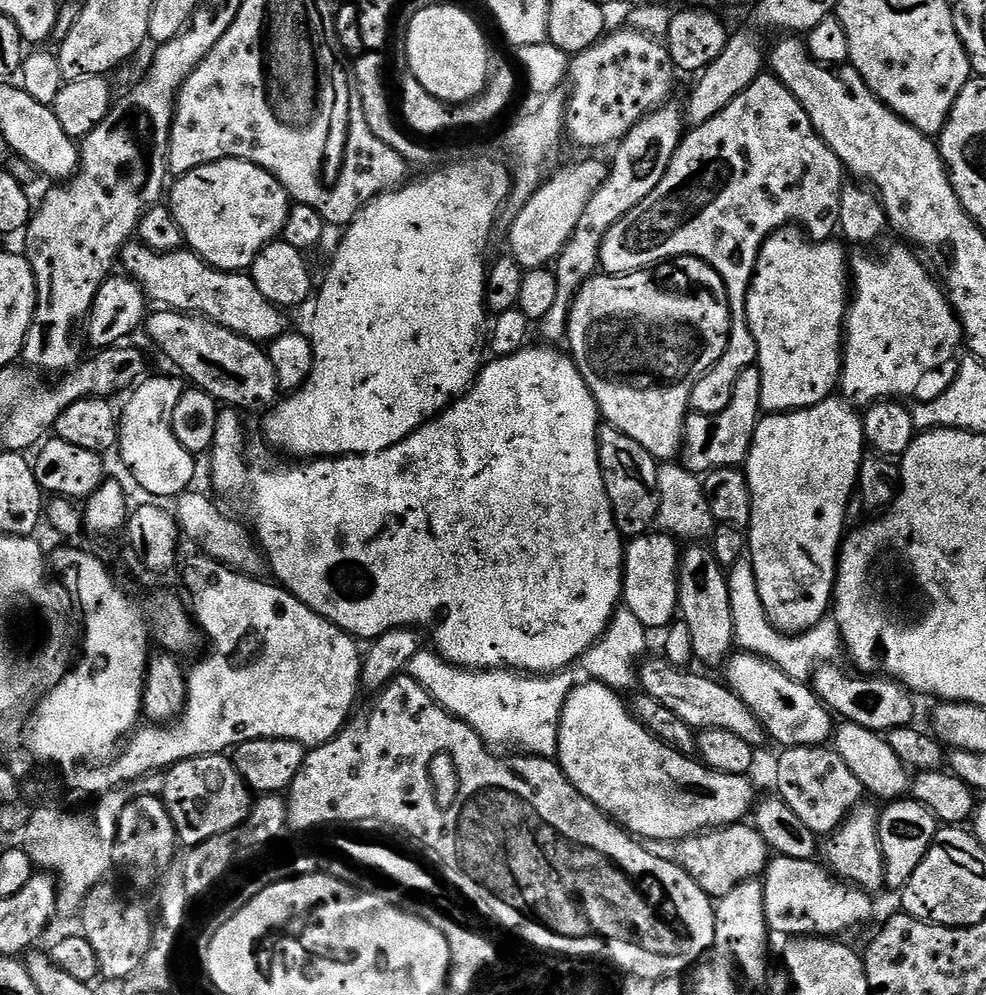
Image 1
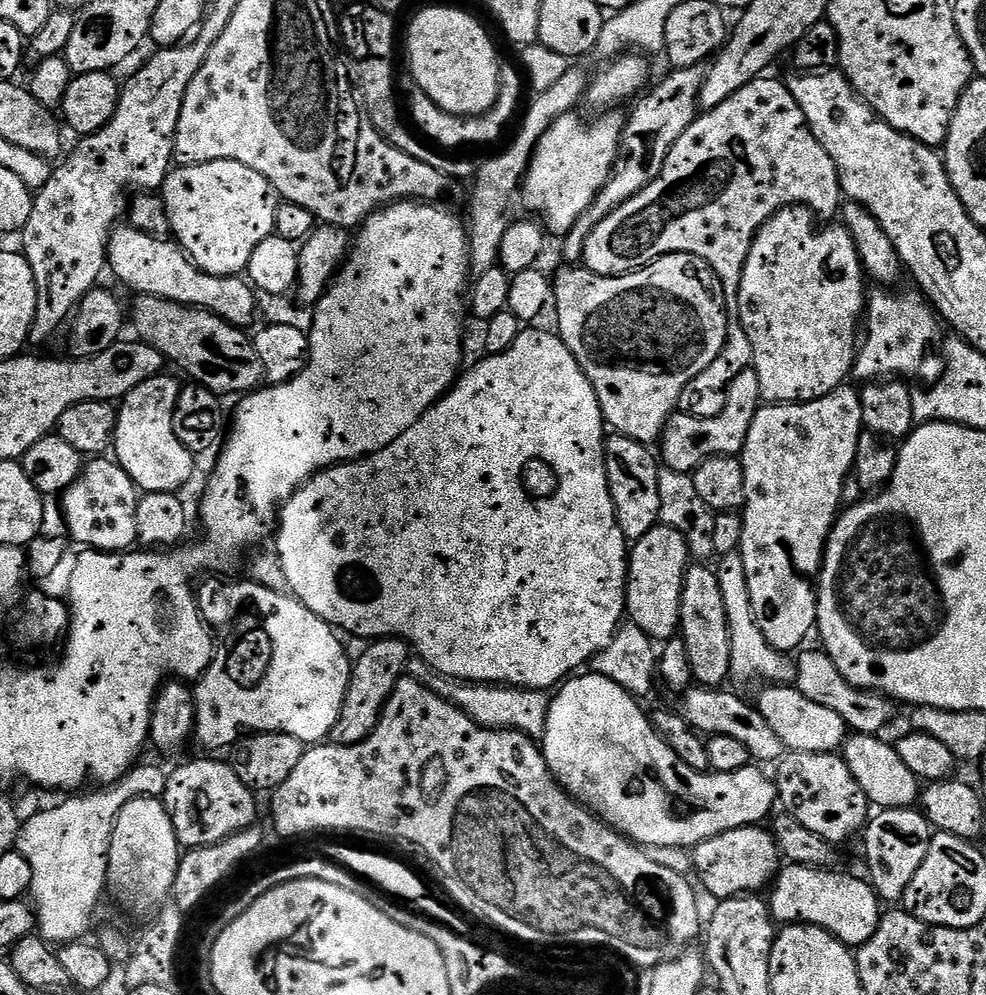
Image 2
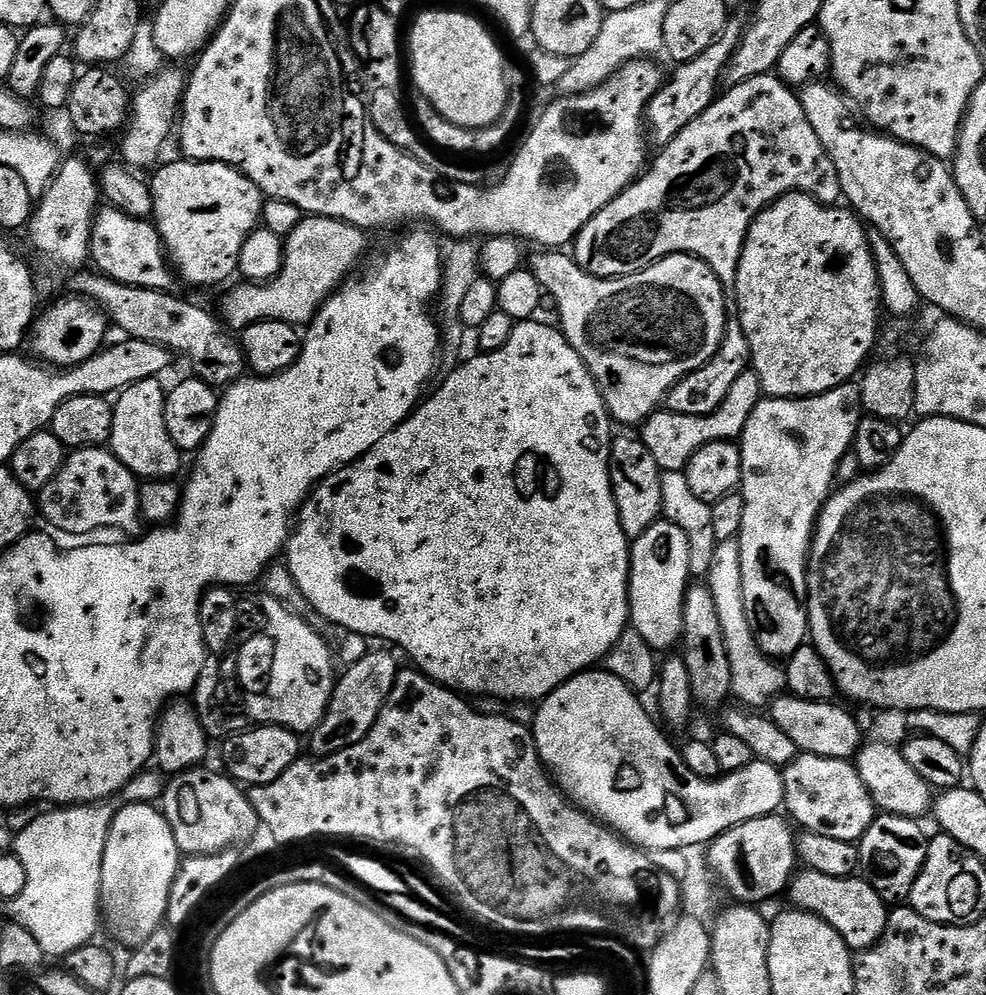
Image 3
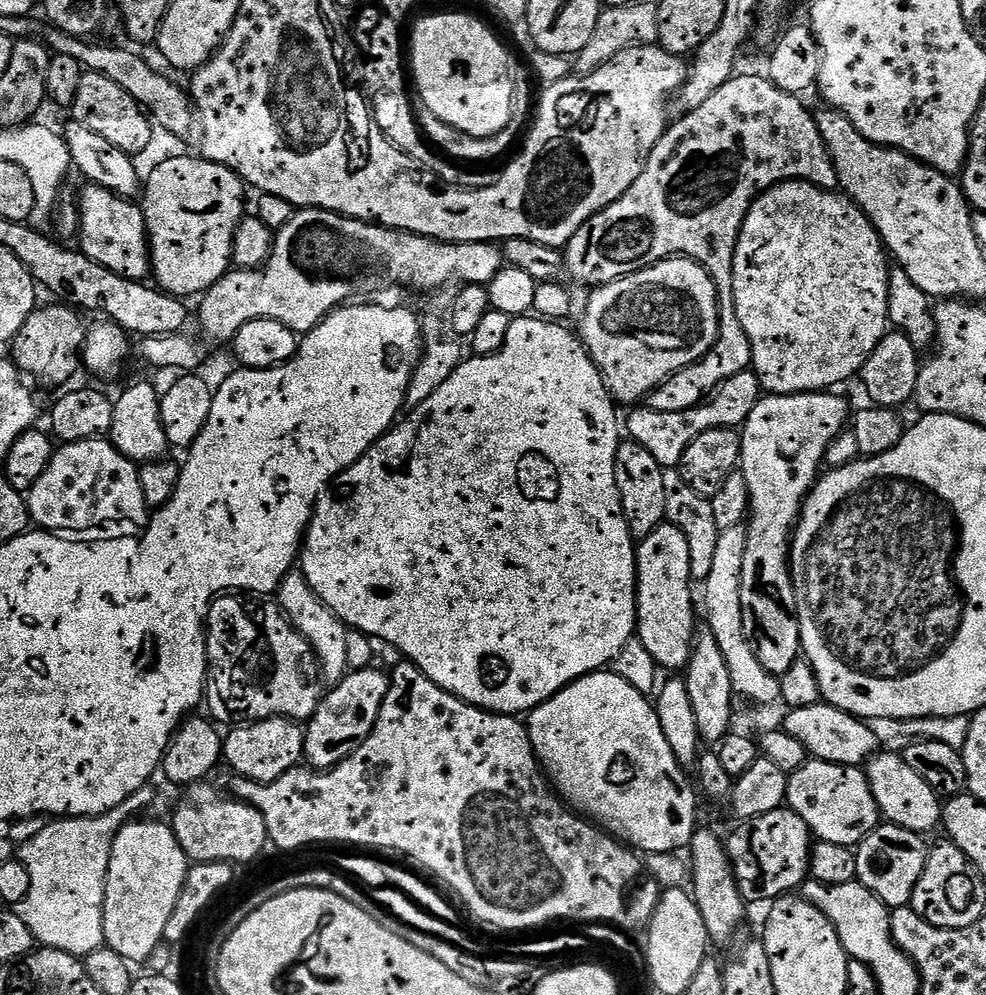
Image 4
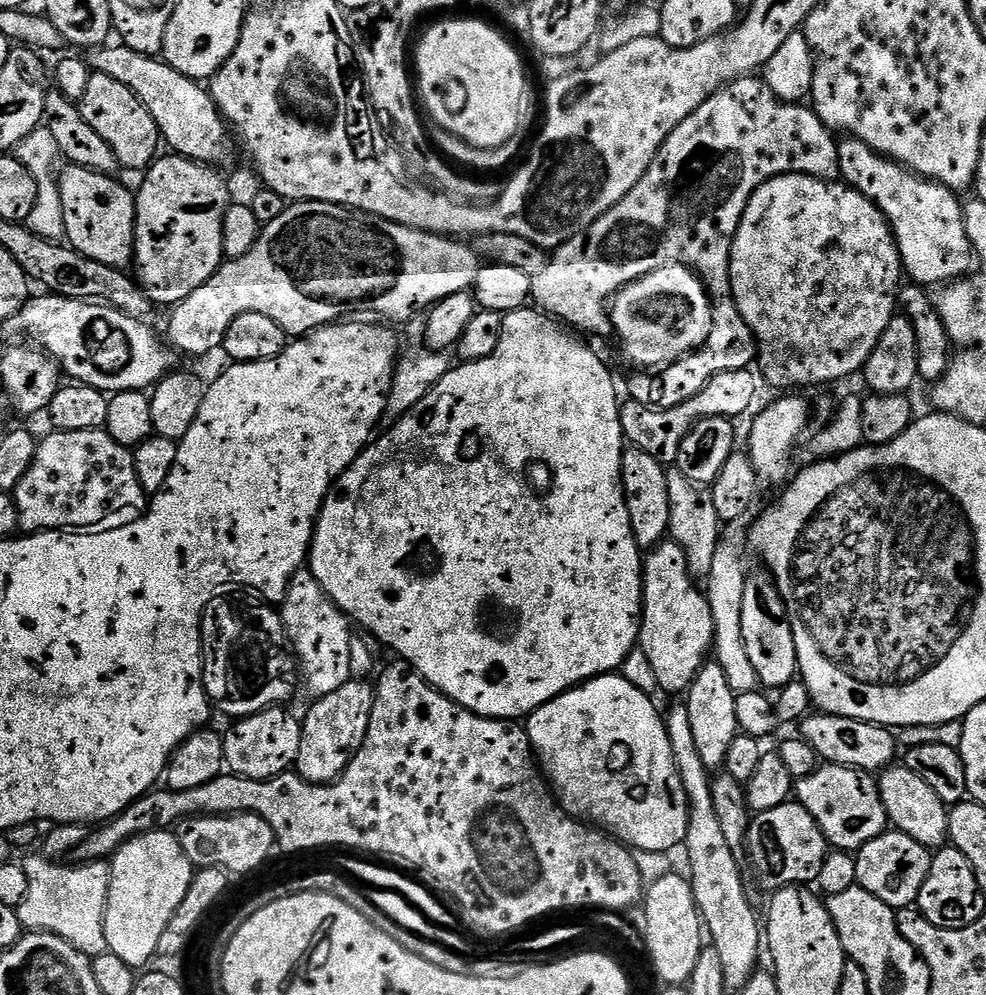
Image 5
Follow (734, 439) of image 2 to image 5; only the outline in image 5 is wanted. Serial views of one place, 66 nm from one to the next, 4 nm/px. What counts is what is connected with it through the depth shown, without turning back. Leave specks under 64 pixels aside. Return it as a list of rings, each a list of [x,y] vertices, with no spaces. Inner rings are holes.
[[[743,368],[742,370],[730,370],[726,374],[718,374],[714,378],[710,378],[710,382],[702,390],[698,390],[698,394],[694,394],[694,398],[690,398],[686,402],[682,402],[682,406],[674,406],[674,410],[654,410],[650,406],[642,406],[642,402],[628,398],[620,405],[620,421],[622,422],[622,430],[624,431],[625,441],[631,447],[638,450],[646,450],[646,454],[650,454],[650,458],[658,458],[658,462],[665,466],[675,465],[678,458],[678,446],[682,446],[682,442],[686,438],[686,434],[690,434],[690,430],[698,422],[702,422],[706,418],[737,418],[756,400],[756,380],[758,384],[758,376],[755,371]]]

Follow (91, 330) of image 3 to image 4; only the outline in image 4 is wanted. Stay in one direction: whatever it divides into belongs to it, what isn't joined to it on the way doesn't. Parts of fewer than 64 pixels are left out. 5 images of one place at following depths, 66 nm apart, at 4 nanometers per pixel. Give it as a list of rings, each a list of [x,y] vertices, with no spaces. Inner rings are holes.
[[[60,302],[53,305],[53,308],[37,307],[30,318],[26,318],[20,335],[11,341],[10,359],[29,381],[37,380],[44,388],[63,389],[63,384],[74,379],[76,371],[81,371],[86,324],[84,326],[85,317],[77,309]]]

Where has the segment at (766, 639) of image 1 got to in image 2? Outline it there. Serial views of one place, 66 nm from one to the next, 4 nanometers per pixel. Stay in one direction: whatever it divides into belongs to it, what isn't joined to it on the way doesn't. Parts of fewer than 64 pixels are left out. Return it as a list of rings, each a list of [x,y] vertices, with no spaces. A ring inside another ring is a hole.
[[[739,551],[719,557],[716,577],[718,586],[722,586],[722,602],[726,602],[726,618],[730,626],[732,676],[740,680],[768,680],[764,682],[771,682],[776,686],[787,685],[794,676],[793,661],[785,653],[770,646],[770,642],[766,640],[754,618],[754,610],[750,606],[750,594],[746,586],[746,570],[742,566]]]

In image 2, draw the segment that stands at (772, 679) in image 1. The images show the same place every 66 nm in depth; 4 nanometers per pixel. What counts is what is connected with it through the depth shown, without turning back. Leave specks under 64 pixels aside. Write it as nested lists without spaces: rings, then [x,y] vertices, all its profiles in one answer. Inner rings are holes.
[[[768,686],[758,699],[762,718],[770,722],[774,734],[782,738],[785,749],[794,752],[836,752],[843,749],[850,729],[844,719],[818,702],[810,702],[795,686]]]

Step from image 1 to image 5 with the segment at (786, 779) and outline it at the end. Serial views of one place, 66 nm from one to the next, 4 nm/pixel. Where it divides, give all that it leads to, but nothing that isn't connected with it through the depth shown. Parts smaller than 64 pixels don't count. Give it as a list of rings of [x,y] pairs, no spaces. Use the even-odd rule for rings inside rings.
[[[821,763],[809,776],[795,781],[794,800],[814,814],[814,822],[818,822],[829,845],[841,852],[859,852],[866,842],[881,836],[890,824],[877,777],[858,768]]]

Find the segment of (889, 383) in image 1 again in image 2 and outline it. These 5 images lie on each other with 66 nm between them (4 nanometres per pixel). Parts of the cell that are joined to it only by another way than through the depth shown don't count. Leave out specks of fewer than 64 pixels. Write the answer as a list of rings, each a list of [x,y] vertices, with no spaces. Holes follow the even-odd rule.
[[[876,290],[866,300],[866,332],[868,337],[863,337],[856,354],[855,379],[868,380],[864,382],[880,382],[885,378],[908,378],[911,372],[916,372],[924,364],[932,343],[936,340],[936,324],[938,316],[931,304],[919,291],[896,293],[896,290]]]

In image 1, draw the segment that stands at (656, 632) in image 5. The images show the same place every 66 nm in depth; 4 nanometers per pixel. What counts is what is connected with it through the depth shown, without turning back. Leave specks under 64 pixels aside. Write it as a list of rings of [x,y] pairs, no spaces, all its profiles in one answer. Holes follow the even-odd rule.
[[[645,534],[629,539],[624,553],[623,603],[632,611],[638,622],[648,630],[664,630],[677,619],[676,577],[680,567],[681,549],[677,541],[667,534]]]

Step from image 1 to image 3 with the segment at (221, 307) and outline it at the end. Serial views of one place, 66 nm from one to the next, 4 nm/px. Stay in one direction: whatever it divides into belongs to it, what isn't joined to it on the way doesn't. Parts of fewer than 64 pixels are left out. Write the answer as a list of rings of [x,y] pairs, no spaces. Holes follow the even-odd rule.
[[[101,207],[92,224],[90,260],[95,271],[117,280],[119,284],[155,292],[173,291],[174,272],[165,253],[160,231],[151,219],[130,218],[130,214],[122,214],[117,208]]]

